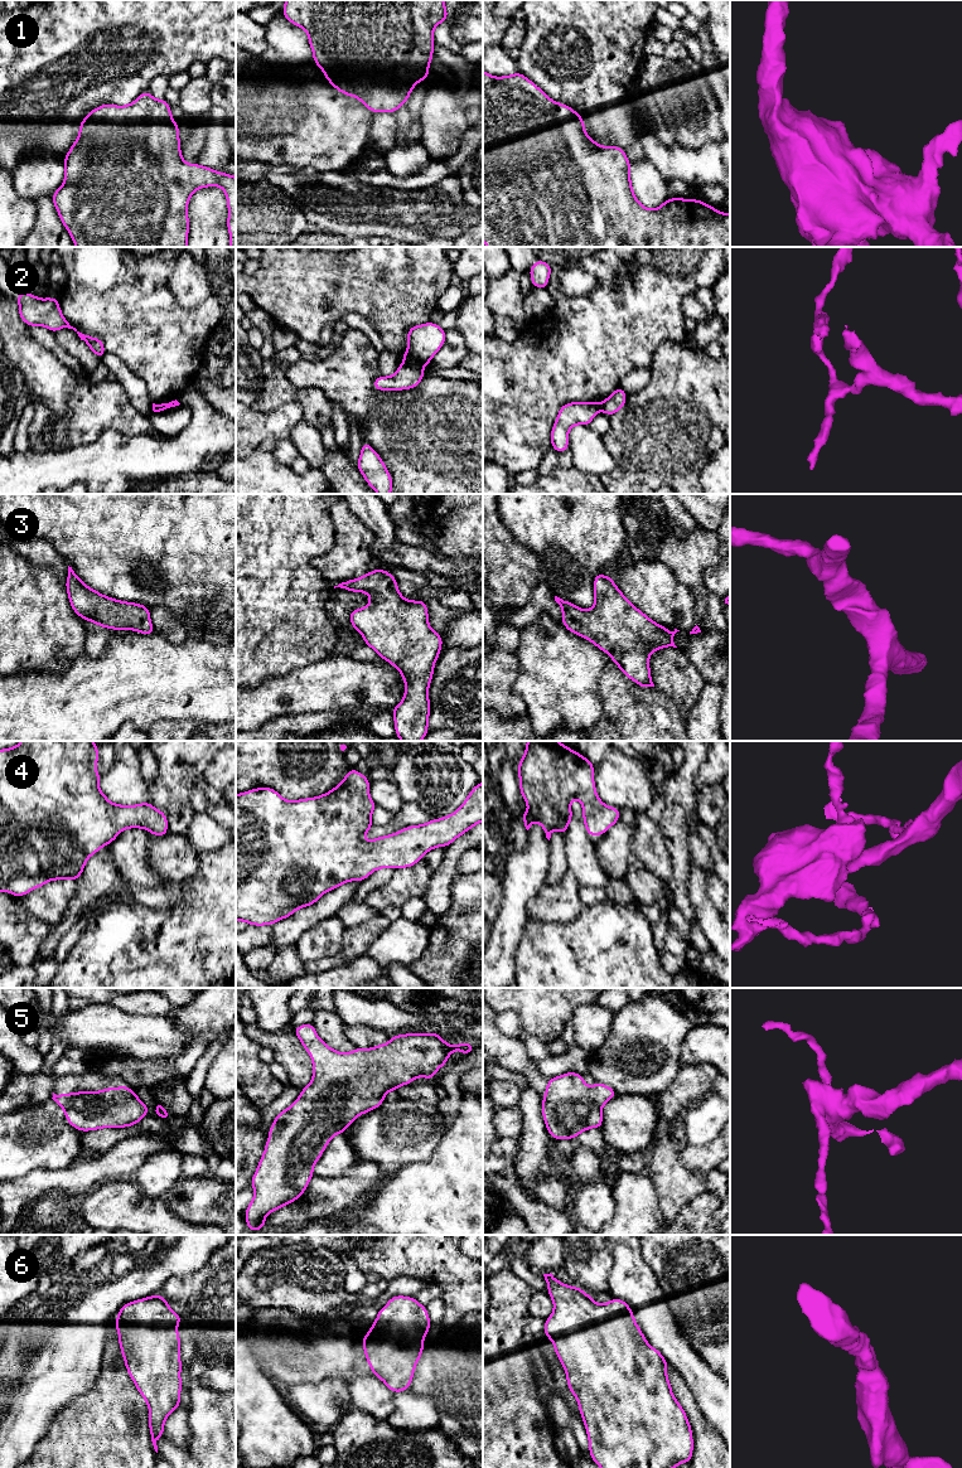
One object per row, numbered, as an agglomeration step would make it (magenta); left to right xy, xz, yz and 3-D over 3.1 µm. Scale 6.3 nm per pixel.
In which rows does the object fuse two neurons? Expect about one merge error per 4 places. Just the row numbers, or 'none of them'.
2

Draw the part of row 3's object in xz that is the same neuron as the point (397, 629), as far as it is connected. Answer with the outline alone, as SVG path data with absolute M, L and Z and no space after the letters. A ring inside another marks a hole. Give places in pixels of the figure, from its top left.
M378 568L362 577L344 581L335 587L371 596L366 607L351 611L351 625L363 636L364 644L383 660L396 667L405 679L403 699L392 709L396 737L401 741L421 741L430 732L427 727L430 717L429 687L443 646L441 635L429 625L426 602L406 600L400 594L392 573Z

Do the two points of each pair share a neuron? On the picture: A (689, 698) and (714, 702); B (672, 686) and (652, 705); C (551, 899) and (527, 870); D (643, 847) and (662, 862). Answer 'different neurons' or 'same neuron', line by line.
A: different neurons
B: different neurons
C: different neurons
D: same neuron

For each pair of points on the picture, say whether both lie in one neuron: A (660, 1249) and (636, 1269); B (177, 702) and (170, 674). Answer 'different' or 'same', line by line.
A: different
B: same

